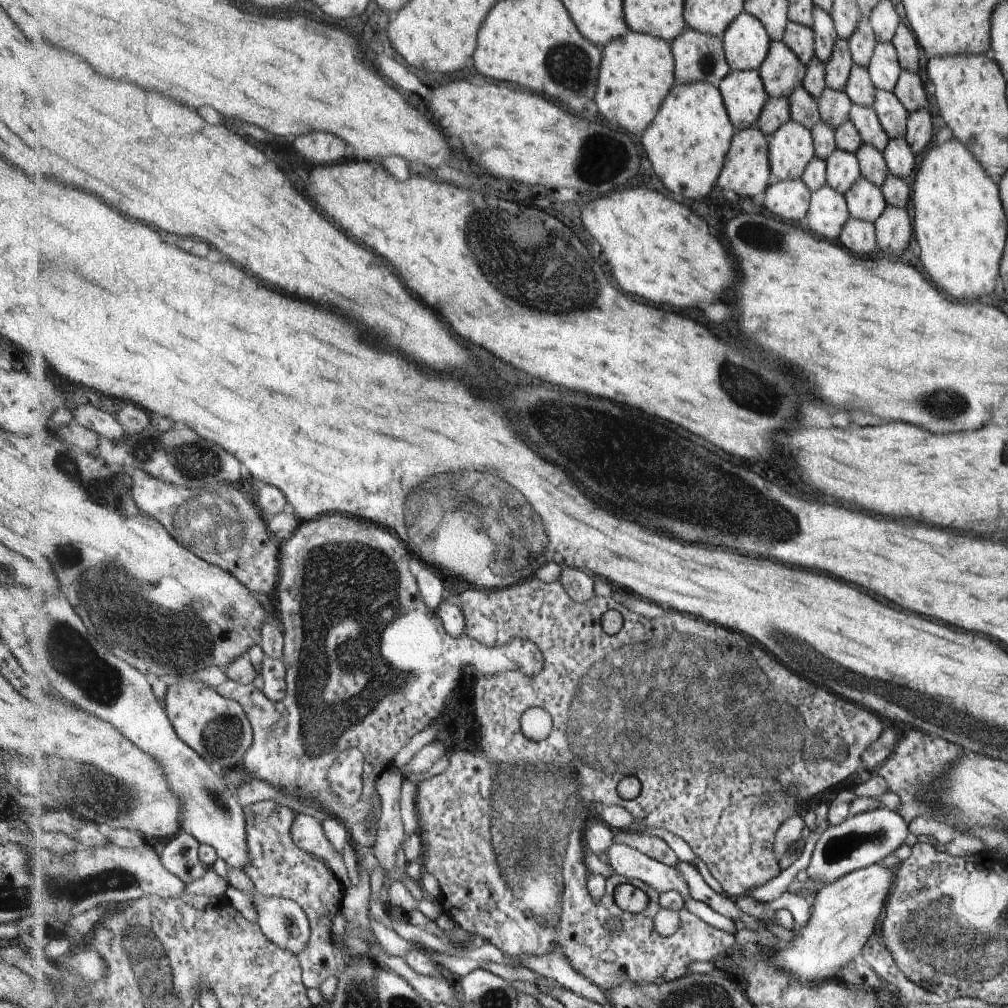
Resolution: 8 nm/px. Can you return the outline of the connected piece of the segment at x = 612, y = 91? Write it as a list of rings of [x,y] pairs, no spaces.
[[[630,30],[625,36],[616,38],[613,42],[603,47],[604,55],[601,62],[600,76],[597,78],[597,106],[607,120],[613,124],[623,126],[631,134],[641,134],[647,131],[649,124],[656,120],[665,98],[676,86],[675,59],[672,53],[672,43],[653,36],[649,33],[638,33]]]

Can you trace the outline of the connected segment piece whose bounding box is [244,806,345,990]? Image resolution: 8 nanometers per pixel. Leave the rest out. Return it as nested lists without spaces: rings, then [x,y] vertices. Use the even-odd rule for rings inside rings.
[[[281,806],[279,820],[251,820],[247,808],[247,848],[251,863],[245,873],[256,885],[260,894],[284,897],[299,904],[307,914],[312,929],[308,948],[301,952],[298,960],[304,970],[304,982],[309,990],[318,989],[329,976],[337,977],[337,958],[335,958],[335,936],[333,934],[333,916],[342,913],[345,888],[336,875],[317,857],[302,850],[291,838],[291,824],[295,823],[295,812],[287,806]],[[271,824],[273,826],[267,826]]]

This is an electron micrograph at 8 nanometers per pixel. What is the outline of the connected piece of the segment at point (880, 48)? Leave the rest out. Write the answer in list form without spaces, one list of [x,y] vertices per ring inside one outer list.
[[[877,41],[877,46],[868,67],[876,90],[893,93],[900,68],[893,45]]]

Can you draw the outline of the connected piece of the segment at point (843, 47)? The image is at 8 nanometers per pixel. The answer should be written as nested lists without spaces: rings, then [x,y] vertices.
[[[838,38],[831,58],[824,63],[826,64],[826,86],[834,90],[845,91],[854,64],[850,42]]]

